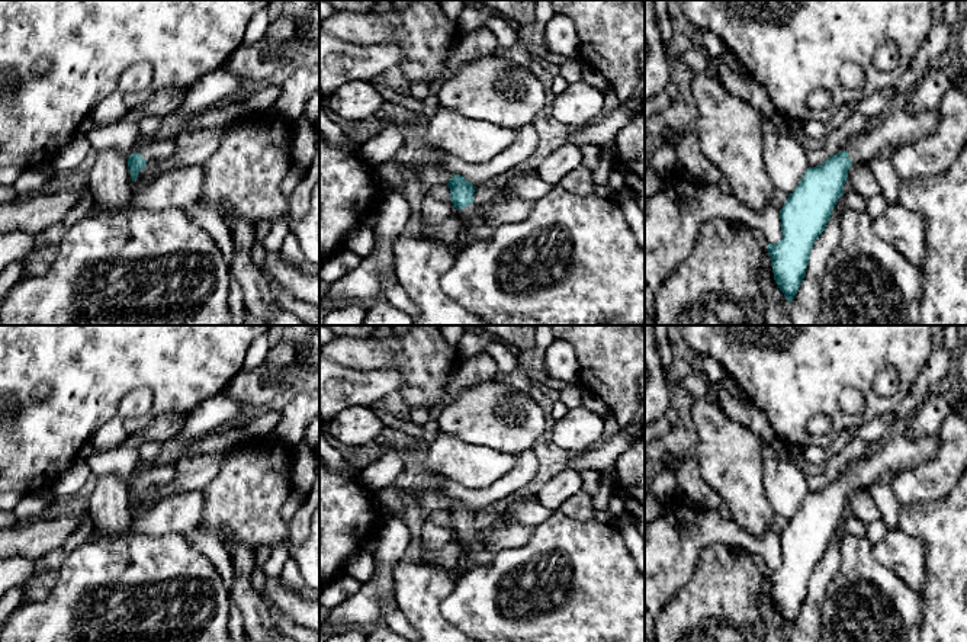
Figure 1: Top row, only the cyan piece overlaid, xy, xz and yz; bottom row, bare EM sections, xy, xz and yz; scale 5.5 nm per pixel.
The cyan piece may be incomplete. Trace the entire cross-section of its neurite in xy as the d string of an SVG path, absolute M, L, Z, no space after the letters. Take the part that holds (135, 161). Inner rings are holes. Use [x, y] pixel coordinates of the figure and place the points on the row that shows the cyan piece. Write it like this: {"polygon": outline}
{"polygon": "M171 138L163 139L139 139L135 153L128 158L128 167L132 182L136 182L139 171L147 167L151 160L167 160L176 150Z"}

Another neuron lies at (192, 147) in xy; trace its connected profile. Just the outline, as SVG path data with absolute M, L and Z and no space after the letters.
M237 119L225 125L206 129L180 131L173 139L176 145L173 155L167 160L160 160L152 168L144 167L139 171L136 180L132 182L134 189L136 190L139 184L155 180L170 170L203 164L218 150L221 137L224 135L225 129L235 121Z

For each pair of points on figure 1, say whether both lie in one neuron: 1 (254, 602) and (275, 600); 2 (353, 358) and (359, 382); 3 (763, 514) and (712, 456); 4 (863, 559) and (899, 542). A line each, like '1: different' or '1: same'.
1: different
2: different
3: same
4: different

